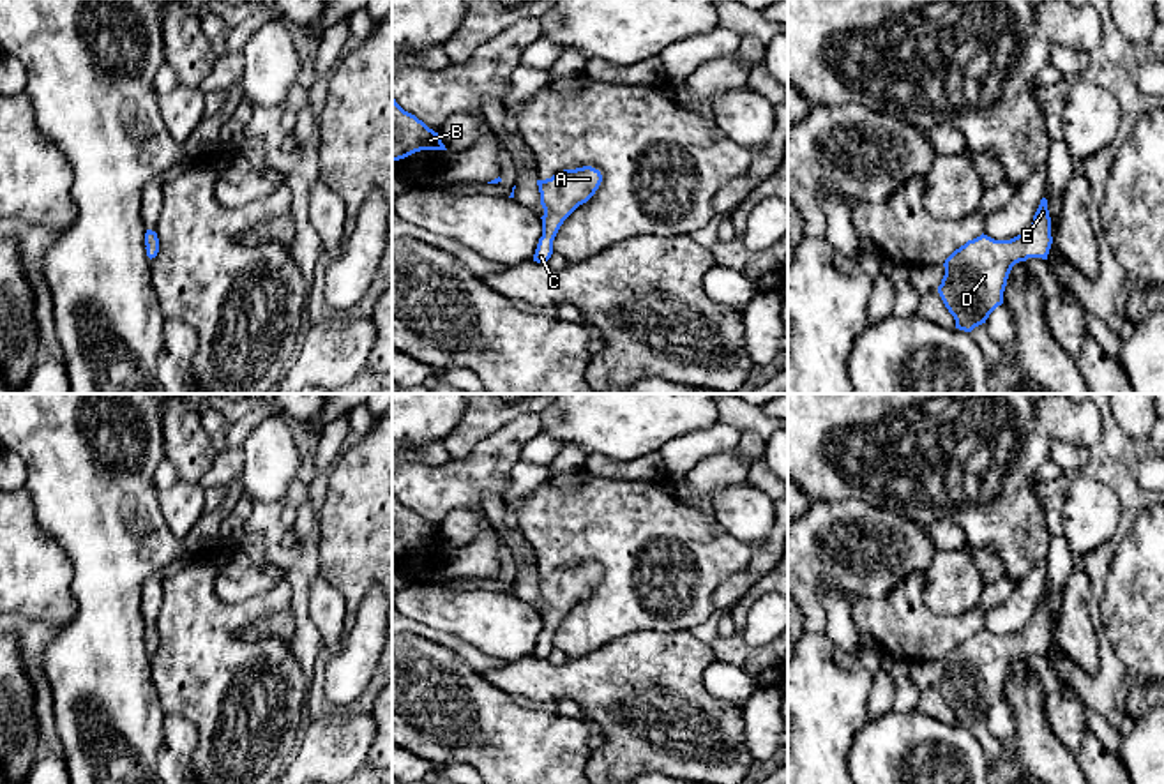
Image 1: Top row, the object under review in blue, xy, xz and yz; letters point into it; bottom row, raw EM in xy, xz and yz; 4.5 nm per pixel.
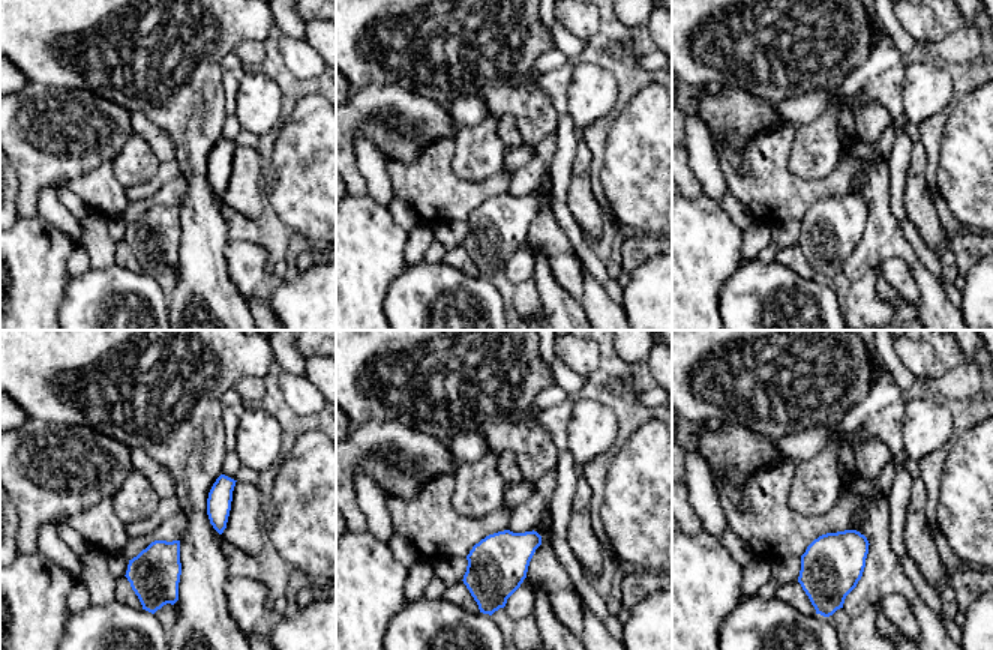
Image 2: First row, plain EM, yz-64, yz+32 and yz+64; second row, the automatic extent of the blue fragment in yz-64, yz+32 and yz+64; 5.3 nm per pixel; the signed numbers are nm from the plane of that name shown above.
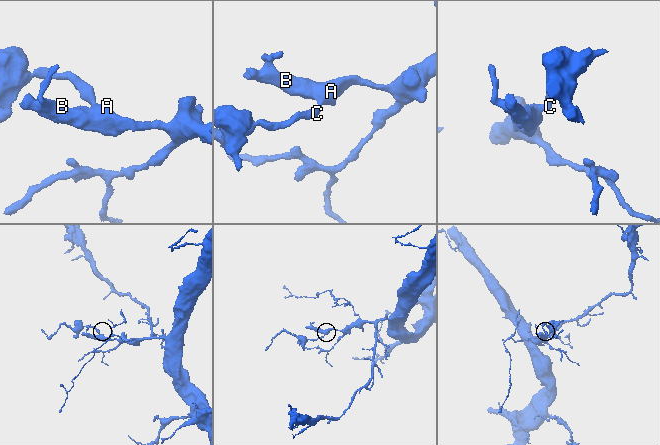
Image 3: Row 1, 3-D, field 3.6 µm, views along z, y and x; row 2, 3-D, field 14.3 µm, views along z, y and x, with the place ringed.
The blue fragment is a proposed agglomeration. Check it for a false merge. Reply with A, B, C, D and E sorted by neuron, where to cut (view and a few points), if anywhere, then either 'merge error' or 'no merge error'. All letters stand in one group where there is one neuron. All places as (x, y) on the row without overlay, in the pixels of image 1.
A B C D E; no cut; no merge error

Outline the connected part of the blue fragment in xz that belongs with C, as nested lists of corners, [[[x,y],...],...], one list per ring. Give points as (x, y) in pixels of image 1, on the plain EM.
[[[592,562],[563,565],[551,574],[537,576],[544,611],[540,613],[542,632],[539,634],[533,657],[548,659],[560,622],[579,600],[595,590],[601,577],[601,567]]]

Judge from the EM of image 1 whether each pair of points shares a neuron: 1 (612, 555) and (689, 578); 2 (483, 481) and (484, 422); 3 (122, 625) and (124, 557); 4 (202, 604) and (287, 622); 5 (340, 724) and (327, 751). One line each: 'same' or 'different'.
1: same
2: different
3: same
4: different
5: same

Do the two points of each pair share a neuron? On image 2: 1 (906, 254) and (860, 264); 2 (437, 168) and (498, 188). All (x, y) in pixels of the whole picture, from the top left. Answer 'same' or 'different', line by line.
1: same
2: same

